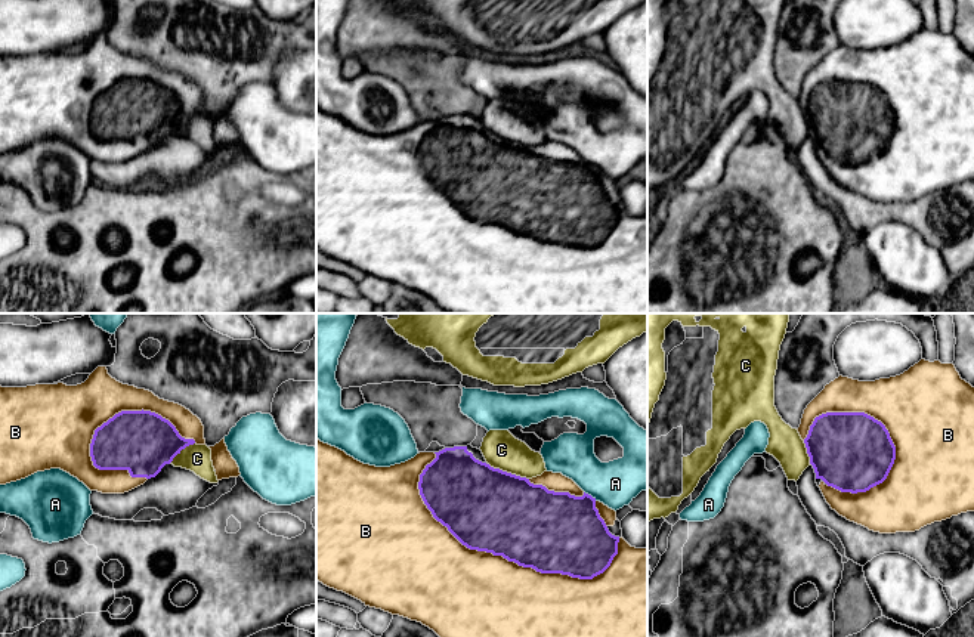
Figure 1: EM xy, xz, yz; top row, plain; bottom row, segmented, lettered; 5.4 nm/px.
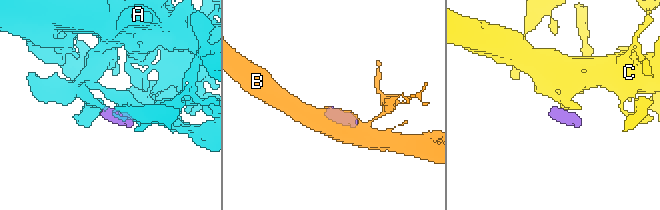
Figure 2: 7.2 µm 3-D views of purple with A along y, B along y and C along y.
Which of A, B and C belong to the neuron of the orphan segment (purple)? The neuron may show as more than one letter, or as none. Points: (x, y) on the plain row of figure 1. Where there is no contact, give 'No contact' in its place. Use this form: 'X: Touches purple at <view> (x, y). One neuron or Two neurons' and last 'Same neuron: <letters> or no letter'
A: Touches purple at xz (590, 164). Two neurons
B: Touches purple at xz (495, 223). One neuron
C: Touches purple at xz (509, 142). Two neurons
Same neuron: B

